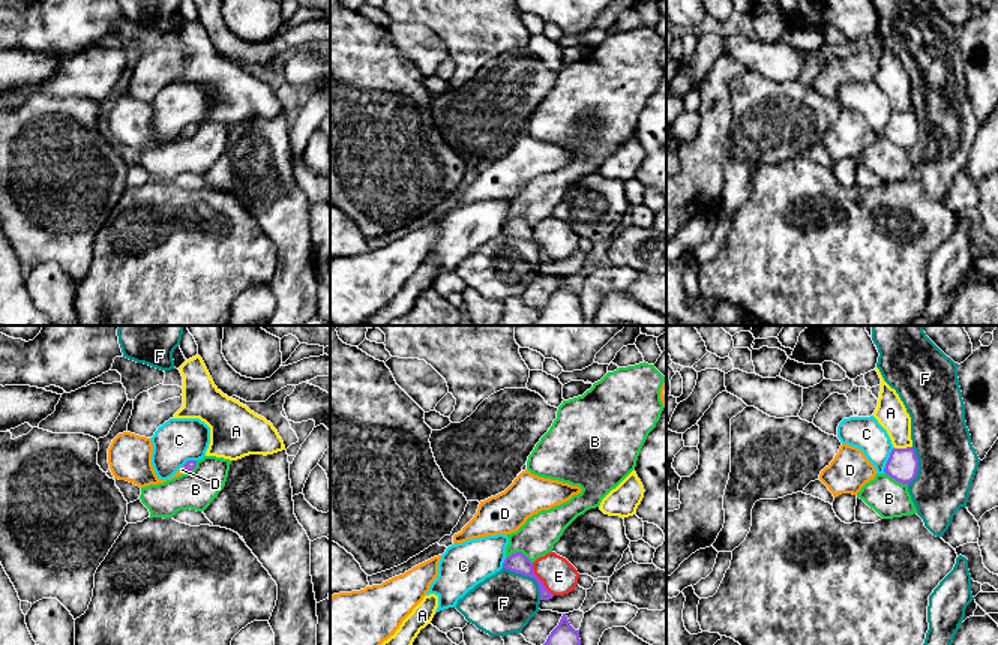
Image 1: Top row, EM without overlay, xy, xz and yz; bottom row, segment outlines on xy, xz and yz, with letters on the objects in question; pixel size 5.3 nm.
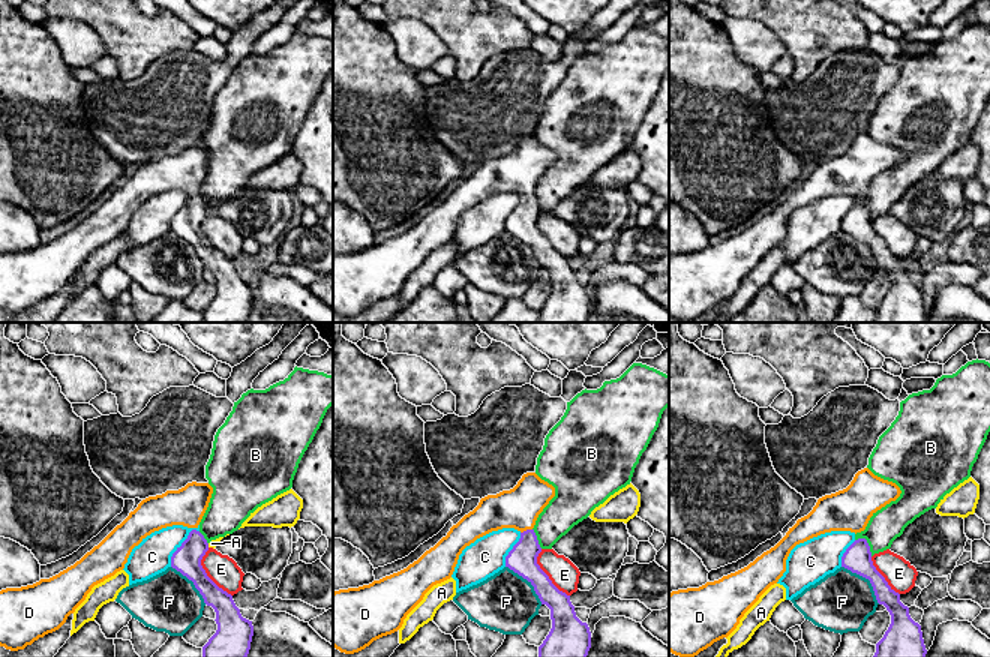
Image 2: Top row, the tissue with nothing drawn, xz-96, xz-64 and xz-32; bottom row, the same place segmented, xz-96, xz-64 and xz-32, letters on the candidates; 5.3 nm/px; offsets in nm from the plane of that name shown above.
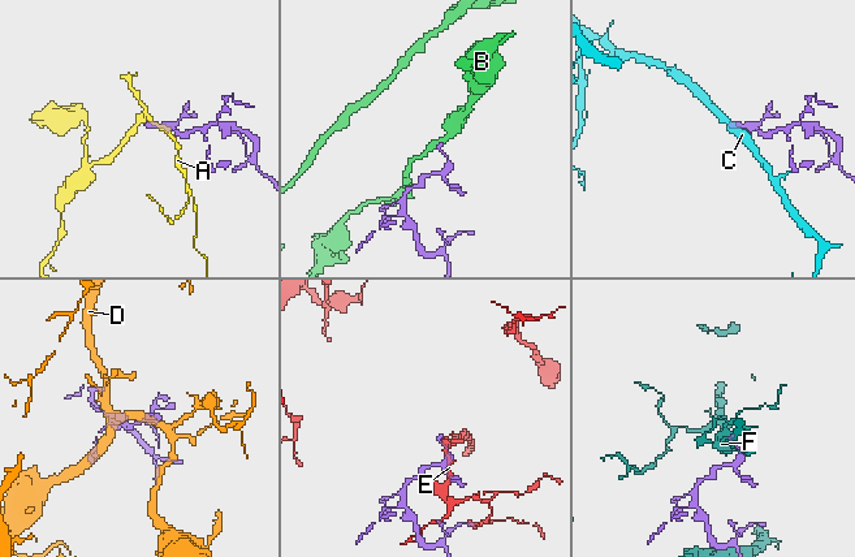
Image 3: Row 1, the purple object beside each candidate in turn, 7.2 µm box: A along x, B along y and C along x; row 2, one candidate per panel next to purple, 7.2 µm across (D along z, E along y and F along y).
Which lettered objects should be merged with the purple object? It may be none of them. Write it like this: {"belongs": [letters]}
{"belongs": ["D"]}

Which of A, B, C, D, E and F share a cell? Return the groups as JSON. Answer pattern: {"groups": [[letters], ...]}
{"groups": [["A"], ["B"], ["C"], ["D"], ["E"], ["F"]]}

